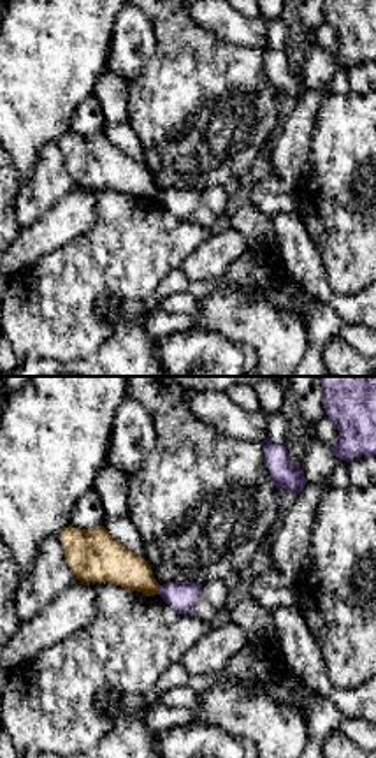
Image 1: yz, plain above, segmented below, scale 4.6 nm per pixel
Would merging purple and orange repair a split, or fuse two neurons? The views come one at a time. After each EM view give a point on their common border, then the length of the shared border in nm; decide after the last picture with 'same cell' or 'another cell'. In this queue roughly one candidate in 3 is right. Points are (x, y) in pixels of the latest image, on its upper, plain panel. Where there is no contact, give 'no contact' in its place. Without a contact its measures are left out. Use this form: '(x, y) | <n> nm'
(160, 196) | 50 nm

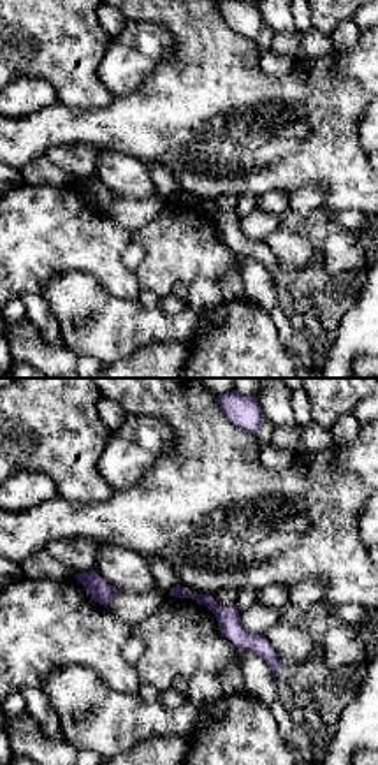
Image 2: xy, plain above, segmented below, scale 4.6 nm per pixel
(185, 197) | 50 nm

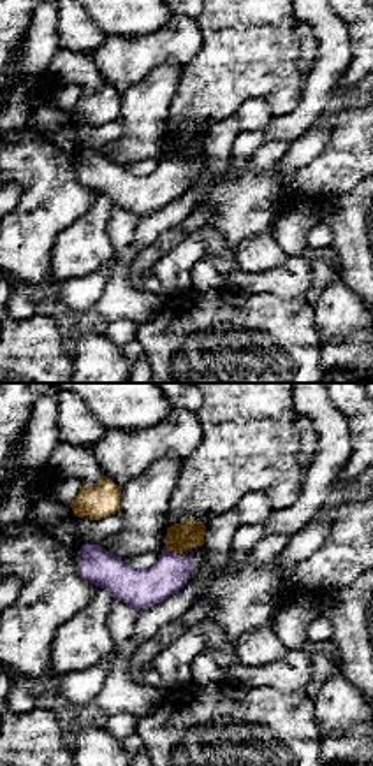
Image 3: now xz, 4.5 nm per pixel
(171, 157) | 90 nm

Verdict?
another cell

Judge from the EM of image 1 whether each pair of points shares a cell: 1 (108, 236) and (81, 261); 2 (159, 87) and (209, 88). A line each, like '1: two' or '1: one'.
1: one
2: one

